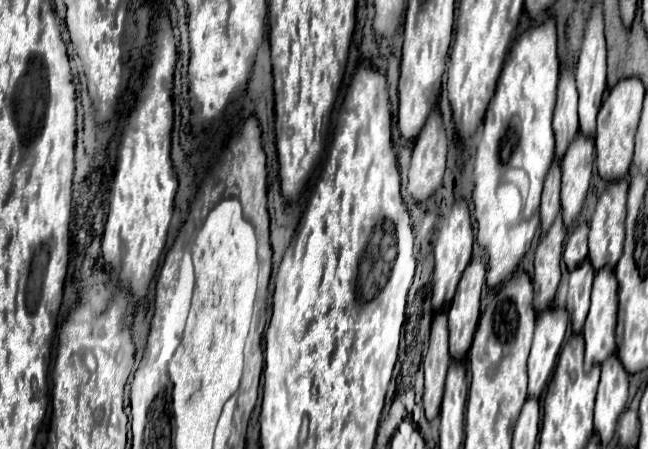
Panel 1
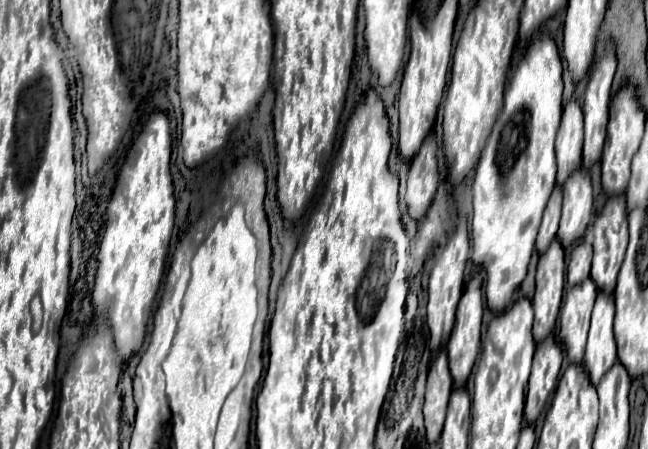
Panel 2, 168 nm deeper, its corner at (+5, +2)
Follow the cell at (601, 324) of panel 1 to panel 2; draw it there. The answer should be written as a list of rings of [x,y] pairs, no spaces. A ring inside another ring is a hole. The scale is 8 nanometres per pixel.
[[[601,290],[595,300],[585,358],[583,358],[593,386],[597,386],[601,376],[617,360],[617,348],[615,348],[615,338],[613,338],[613,314],[615,314],[613,296]]]

